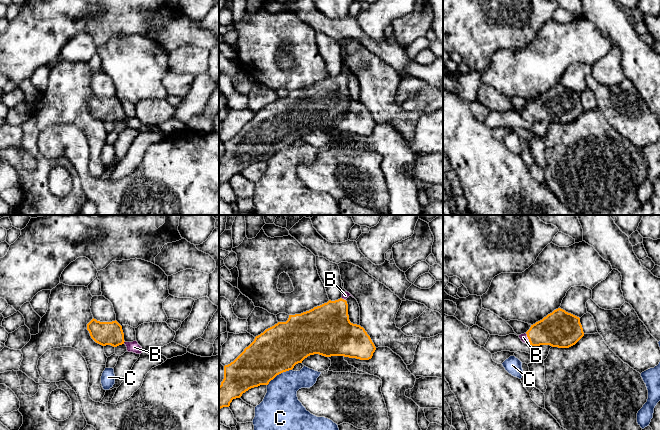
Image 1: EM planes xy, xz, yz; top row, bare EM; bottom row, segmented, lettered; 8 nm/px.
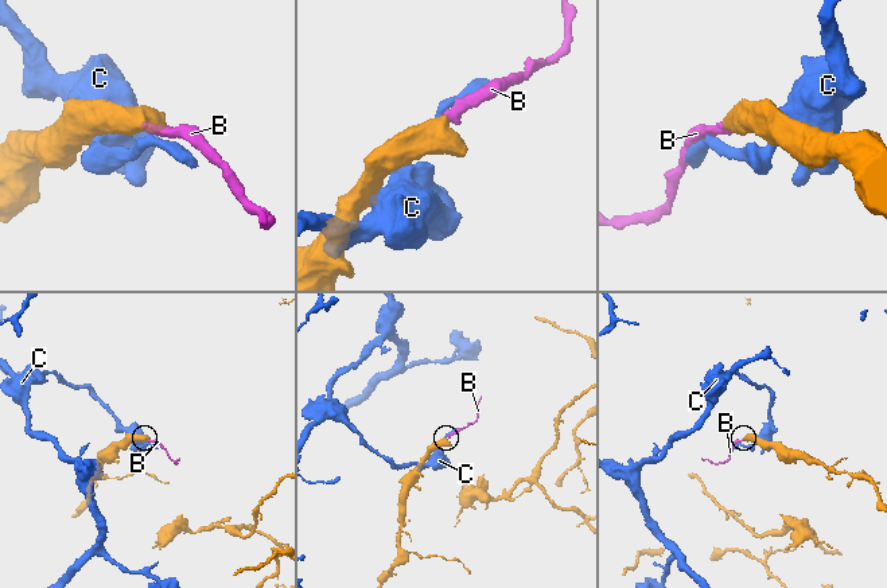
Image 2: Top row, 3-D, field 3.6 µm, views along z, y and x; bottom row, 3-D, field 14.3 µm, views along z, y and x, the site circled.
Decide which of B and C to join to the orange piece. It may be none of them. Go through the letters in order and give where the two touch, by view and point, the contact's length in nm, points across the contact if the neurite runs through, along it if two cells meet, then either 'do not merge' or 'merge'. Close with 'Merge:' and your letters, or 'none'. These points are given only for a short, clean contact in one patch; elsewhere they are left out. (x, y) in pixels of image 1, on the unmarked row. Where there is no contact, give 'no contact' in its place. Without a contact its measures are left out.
B: contact yz (528, 114); length 100 nm; way yz (557, 105), (542, 108), (528, 114), (523, 113); merge
C: contact xz (278, 150); length 240 nm; border xz (291, 145), (277, 150), (267, 161); do not merge
Merge: B

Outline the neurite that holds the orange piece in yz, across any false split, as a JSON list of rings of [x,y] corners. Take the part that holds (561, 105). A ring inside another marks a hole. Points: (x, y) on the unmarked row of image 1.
[[[558,84],[542,96],[531,101],[530,105],[526,109],[519,111],[519,114],[527,121],[550,121],[558,124],[569,124],[575,121],[583,112],[584,108],[580,99],[580,94]]]

